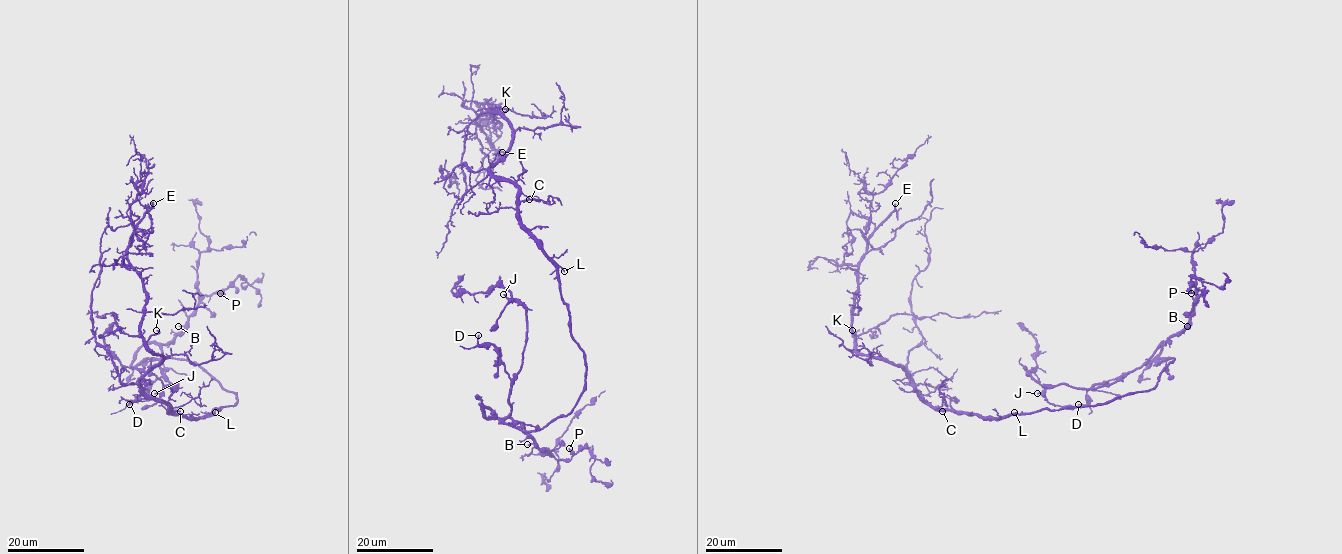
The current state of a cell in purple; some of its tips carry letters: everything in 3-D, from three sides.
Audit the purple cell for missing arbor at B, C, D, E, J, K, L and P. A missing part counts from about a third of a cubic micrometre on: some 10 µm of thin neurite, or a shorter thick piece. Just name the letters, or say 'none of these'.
C, J, K, L

